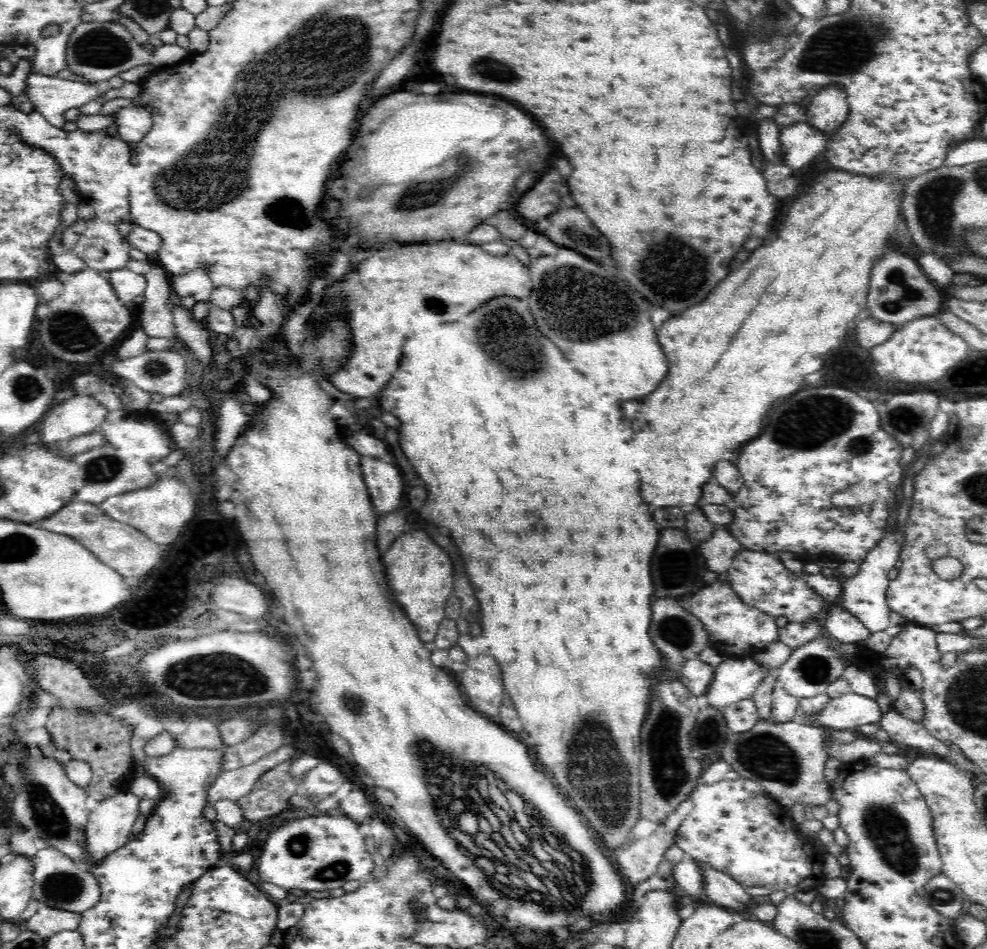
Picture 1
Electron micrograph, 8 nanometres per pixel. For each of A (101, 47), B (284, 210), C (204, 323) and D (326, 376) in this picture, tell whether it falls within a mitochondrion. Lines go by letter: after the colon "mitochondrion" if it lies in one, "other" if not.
A: mitochondrion
B: mitochondrion
C: other
D: other

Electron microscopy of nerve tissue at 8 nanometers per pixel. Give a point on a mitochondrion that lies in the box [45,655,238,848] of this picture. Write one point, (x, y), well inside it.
(87, 706)

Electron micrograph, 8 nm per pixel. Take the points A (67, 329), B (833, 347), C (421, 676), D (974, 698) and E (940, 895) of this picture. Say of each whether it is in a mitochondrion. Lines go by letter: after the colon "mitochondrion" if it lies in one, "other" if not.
A: mitochondrion
B: other
C: other
D: mitochondrion
E: mitochondrion

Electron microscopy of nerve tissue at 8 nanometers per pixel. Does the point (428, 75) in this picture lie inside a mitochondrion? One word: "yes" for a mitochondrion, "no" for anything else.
no

